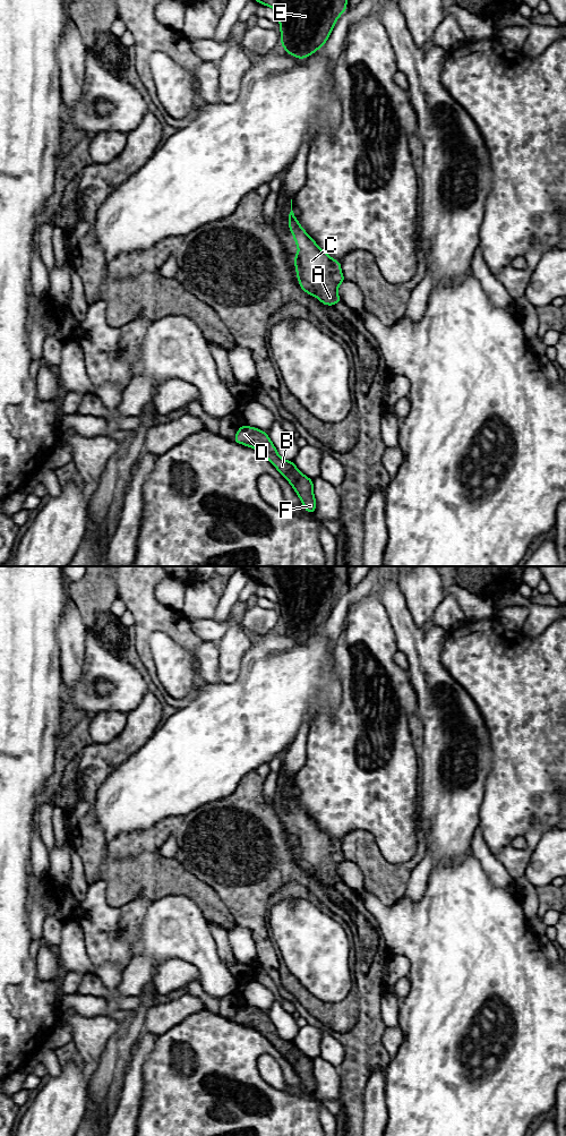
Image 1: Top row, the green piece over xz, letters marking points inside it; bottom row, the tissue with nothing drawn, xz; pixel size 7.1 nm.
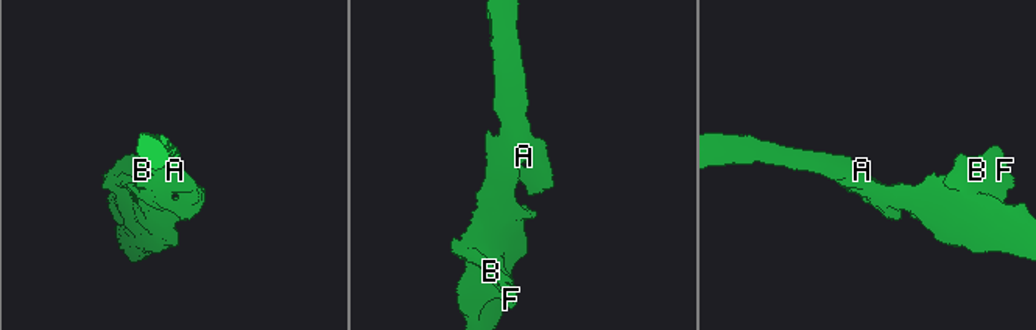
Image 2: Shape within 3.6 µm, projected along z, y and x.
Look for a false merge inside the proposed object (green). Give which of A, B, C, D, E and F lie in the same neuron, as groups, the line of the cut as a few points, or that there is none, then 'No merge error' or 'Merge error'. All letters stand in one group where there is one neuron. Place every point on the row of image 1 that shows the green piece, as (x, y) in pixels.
Groups: A B C D E F. No split. No merge error

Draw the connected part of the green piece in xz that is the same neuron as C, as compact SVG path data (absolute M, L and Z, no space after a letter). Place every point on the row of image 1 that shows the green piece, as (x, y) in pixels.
M292 199L289 228L299 249L293 259L301 289L324 305L334 306L342 302L337 294L338 285L345 281L341 262L333 259L307 234L292 211Z

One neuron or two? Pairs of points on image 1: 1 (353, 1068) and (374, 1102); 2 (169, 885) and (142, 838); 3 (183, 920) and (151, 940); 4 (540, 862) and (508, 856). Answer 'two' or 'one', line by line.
1: two
2: two
3: one
4: two

